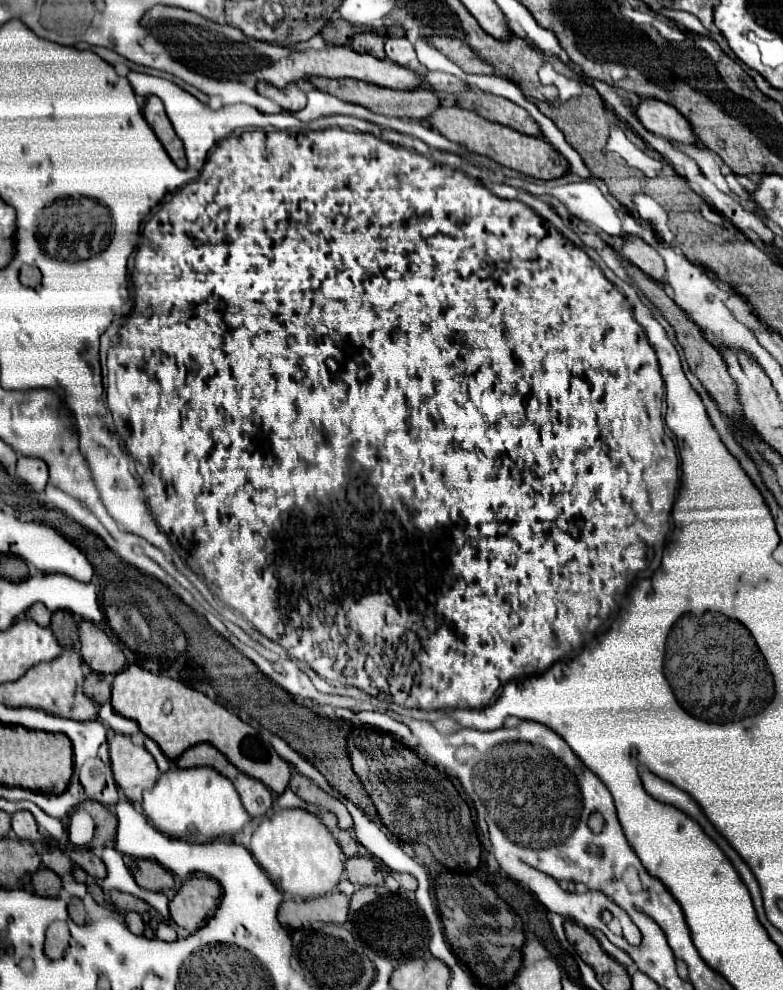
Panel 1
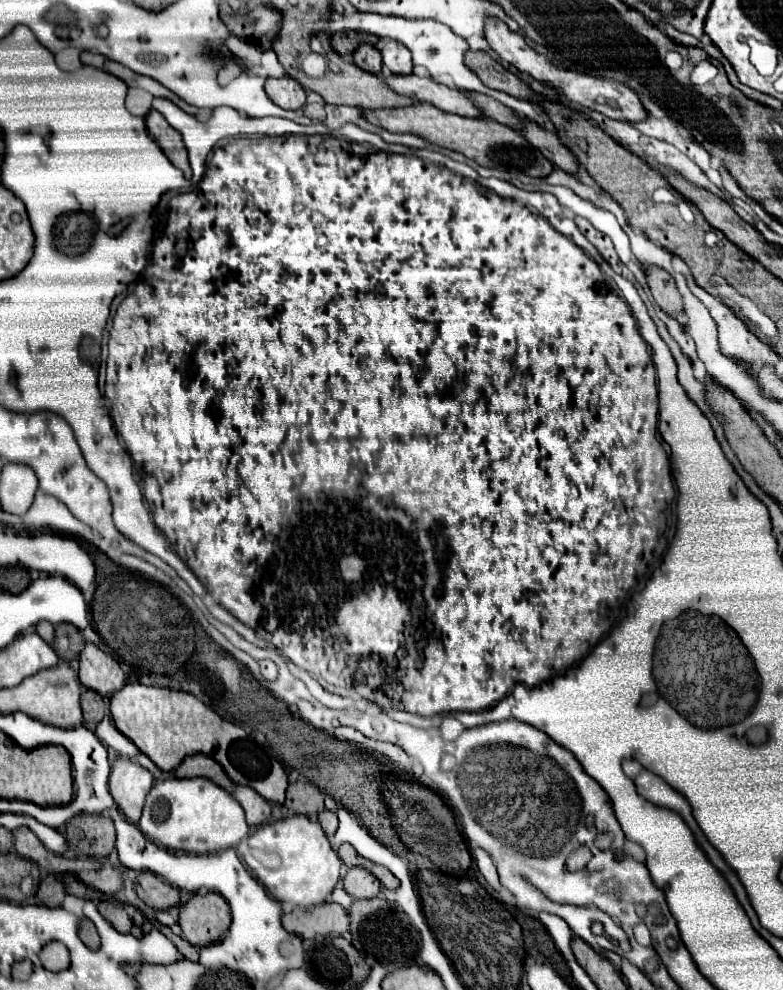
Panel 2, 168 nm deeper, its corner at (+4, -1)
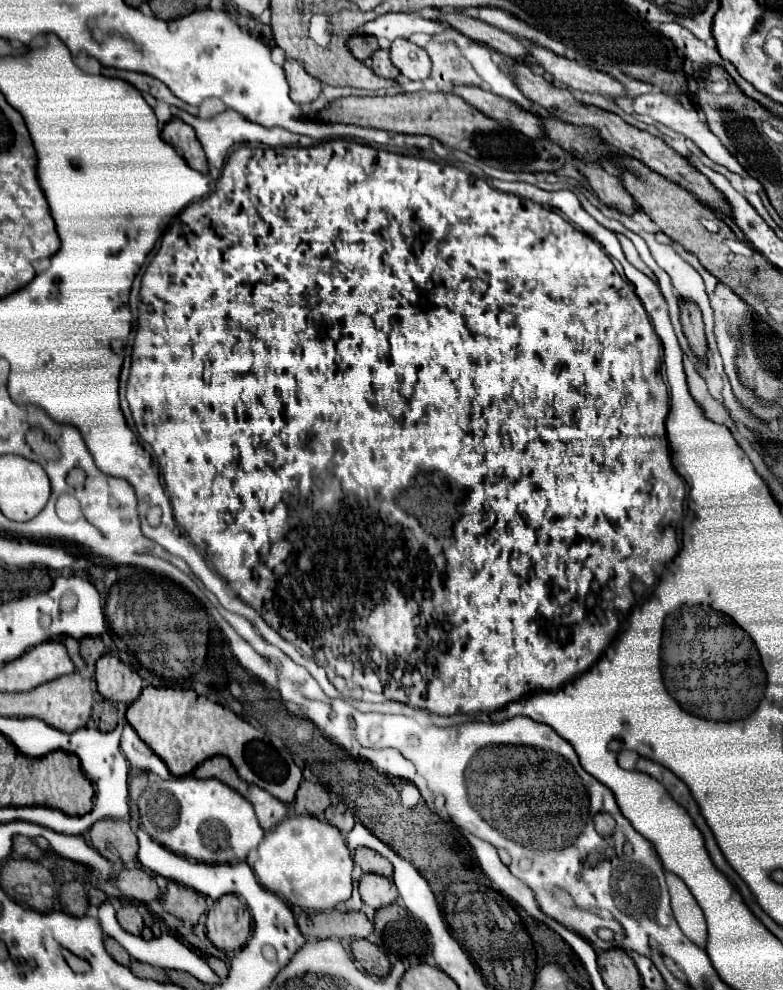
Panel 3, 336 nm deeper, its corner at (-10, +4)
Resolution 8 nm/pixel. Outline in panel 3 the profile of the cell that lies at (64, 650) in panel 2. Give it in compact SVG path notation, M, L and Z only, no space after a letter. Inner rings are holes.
M84 636L82 640L80 640L80 654L82 654L82 658L84 658L84 662L88 664L88 666L94 666L96 664L96 660L102 656L102 654L106 654L108 650L106 650L106 646L102 644L102 640L98 638L98 636Z

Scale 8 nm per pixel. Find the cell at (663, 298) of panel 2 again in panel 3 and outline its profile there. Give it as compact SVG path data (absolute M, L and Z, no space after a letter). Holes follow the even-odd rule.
M680 300L680 322L684 328L684 334L696 352L696 356L704 358L706 356L706 338L704 338L704 324L702 324L702 314L696 302L690 300Z

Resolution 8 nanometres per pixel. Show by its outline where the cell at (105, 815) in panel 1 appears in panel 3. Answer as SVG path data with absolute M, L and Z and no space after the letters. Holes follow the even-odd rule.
M102 818L96 824L90 826L88 834L90 844L108 860L128 864L136 860L138 840L132 832L130 824L124 820L114 818Z

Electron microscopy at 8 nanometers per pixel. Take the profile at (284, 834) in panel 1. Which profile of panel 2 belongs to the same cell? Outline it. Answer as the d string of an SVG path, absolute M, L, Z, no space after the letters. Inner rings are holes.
M290 815L258 827L248 837L248 847L250 851L242 857L246 867L276 901L288 901L300 907L320 905L328 899L340 877L342 861L338 853L332 849L320 823L304 815Z

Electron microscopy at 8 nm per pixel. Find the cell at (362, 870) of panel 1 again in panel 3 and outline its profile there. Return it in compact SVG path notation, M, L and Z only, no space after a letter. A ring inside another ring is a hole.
M364 874L360 878L360 896L368 906L372 906L376 910L376 908L382 908L382 906L396 902L398 890L396 890L394 882L386 876Z

